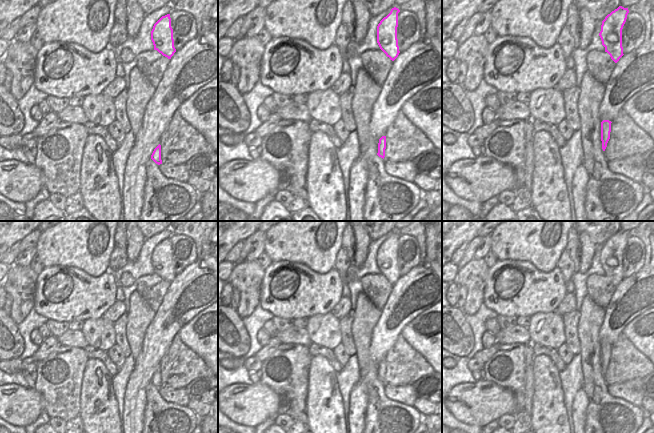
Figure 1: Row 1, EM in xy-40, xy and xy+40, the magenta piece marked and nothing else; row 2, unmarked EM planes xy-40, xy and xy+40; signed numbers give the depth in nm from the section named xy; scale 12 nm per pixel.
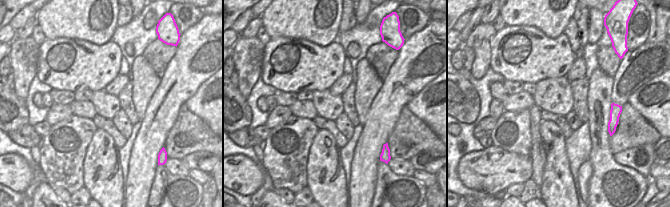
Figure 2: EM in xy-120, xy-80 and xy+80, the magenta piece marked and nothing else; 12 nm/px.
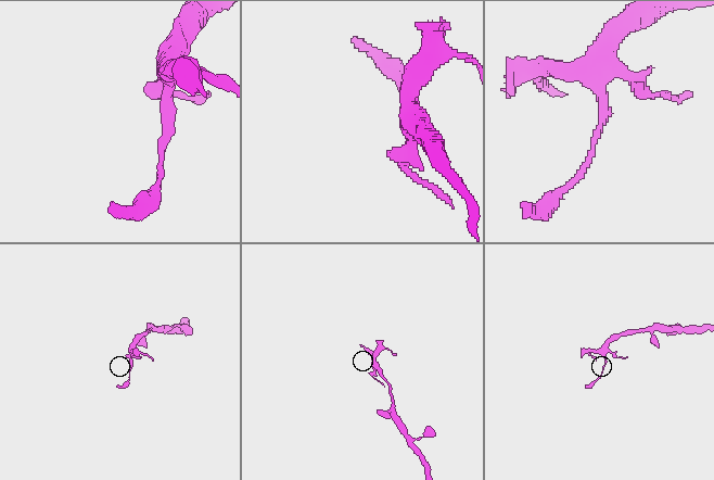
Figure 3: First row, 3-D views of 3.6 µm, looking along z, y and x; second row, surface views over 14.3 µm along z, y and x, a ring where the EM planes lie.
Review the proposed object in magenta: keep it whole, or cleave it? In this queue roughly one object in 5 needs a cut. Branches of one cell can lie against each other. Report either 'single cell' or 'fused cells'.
single cell

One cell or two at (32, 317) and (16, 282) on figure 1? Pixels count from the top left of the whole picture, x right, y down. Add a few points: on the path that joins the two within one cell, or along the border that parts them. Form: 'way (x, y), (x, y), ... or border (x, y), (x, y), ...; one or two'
border (33, 307), (18, 325); two

